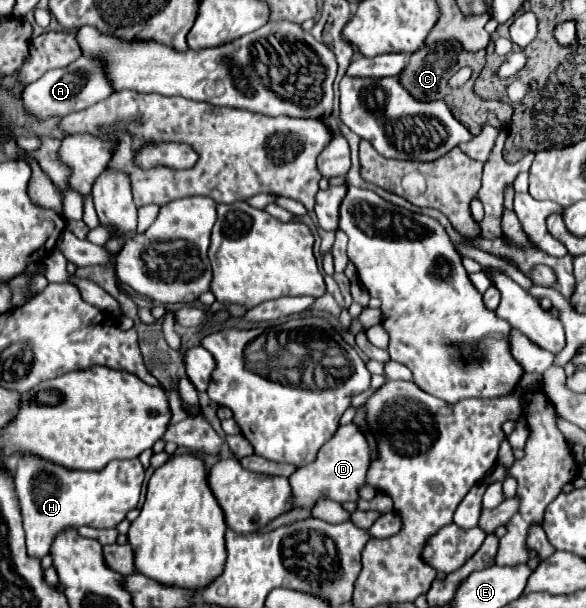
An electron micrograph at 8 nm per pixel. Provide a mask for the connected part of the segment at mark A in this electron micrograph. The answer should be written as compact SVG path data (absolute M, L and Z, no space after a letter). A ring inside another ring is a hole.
M78 58L76 62L72 62L66 68L60 70L50 70L46 72L42 78L38 78L36 82L24 86L22 90L22 102L24 102L24 110L36 118L36 120L46 120L46 118L62 118L68 112L78 112L84 110L100 100L104 100L106 96L110 96L114 90L108 84L100 64L96 60L88 60L88 58Z

